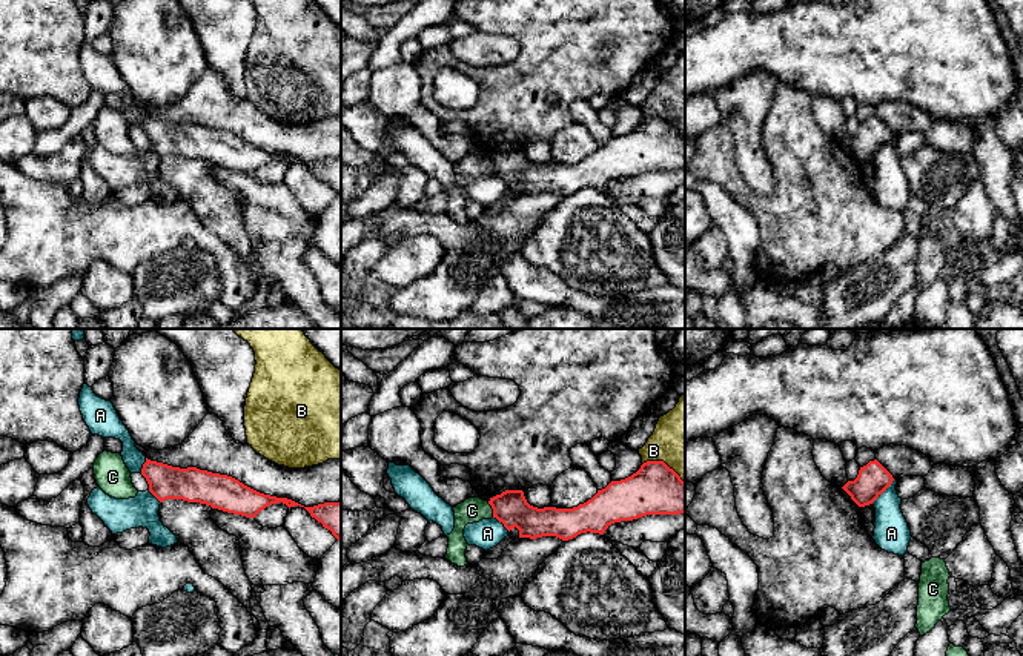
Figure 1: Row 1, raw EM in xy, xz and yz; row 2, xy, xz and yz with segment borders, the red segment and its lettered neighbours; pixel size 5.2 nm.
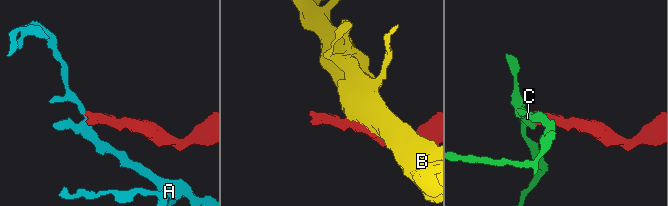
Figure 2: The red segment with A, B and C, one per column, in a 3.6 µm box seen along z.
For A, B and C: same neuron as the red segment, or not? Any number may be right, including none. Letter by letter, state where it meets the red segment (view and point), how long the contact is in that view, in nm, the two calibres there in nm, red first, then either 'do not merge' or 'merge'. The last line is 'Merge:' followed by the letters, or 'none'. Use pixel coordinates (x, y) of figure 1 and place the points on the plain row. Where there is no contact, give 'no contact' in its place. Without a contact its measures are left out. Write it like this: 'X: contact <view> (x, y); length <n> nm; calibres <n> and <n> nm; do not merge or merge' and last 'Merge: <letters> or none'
A: contact yz (883, 146); length 180 nm; calibres 170 and 190 nm; do not merge
B: contact xz (662, 117); length 240 nm; calibres 280 and 320 nm; do not merge
C: contact xz (492, 163); length 90 nm; calibres 180 and 130 nm; do not merge
Merge: none

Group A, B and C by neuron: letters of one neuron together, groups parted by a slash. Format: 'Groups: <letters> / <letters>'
Groups: A / B / C

